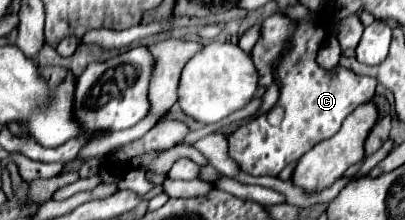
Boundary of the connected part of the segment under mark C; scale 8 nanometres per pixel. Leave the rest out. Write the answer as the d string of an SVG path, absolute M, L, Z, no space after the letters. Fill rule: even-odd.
M298 21L298 29L290 39L284 57L276 65L276 79L282 81L280 101L256 121L242 125L228 135L228 155L242 173L276 177L286 165L296 163L316 143L338 133L342 121L358 105L372 101L376 89L376 81L372 77L360 77L346 67L326 71L316 63L316 53L324 35L326 29L322 21ZM271 113L272 122L269 122Z

